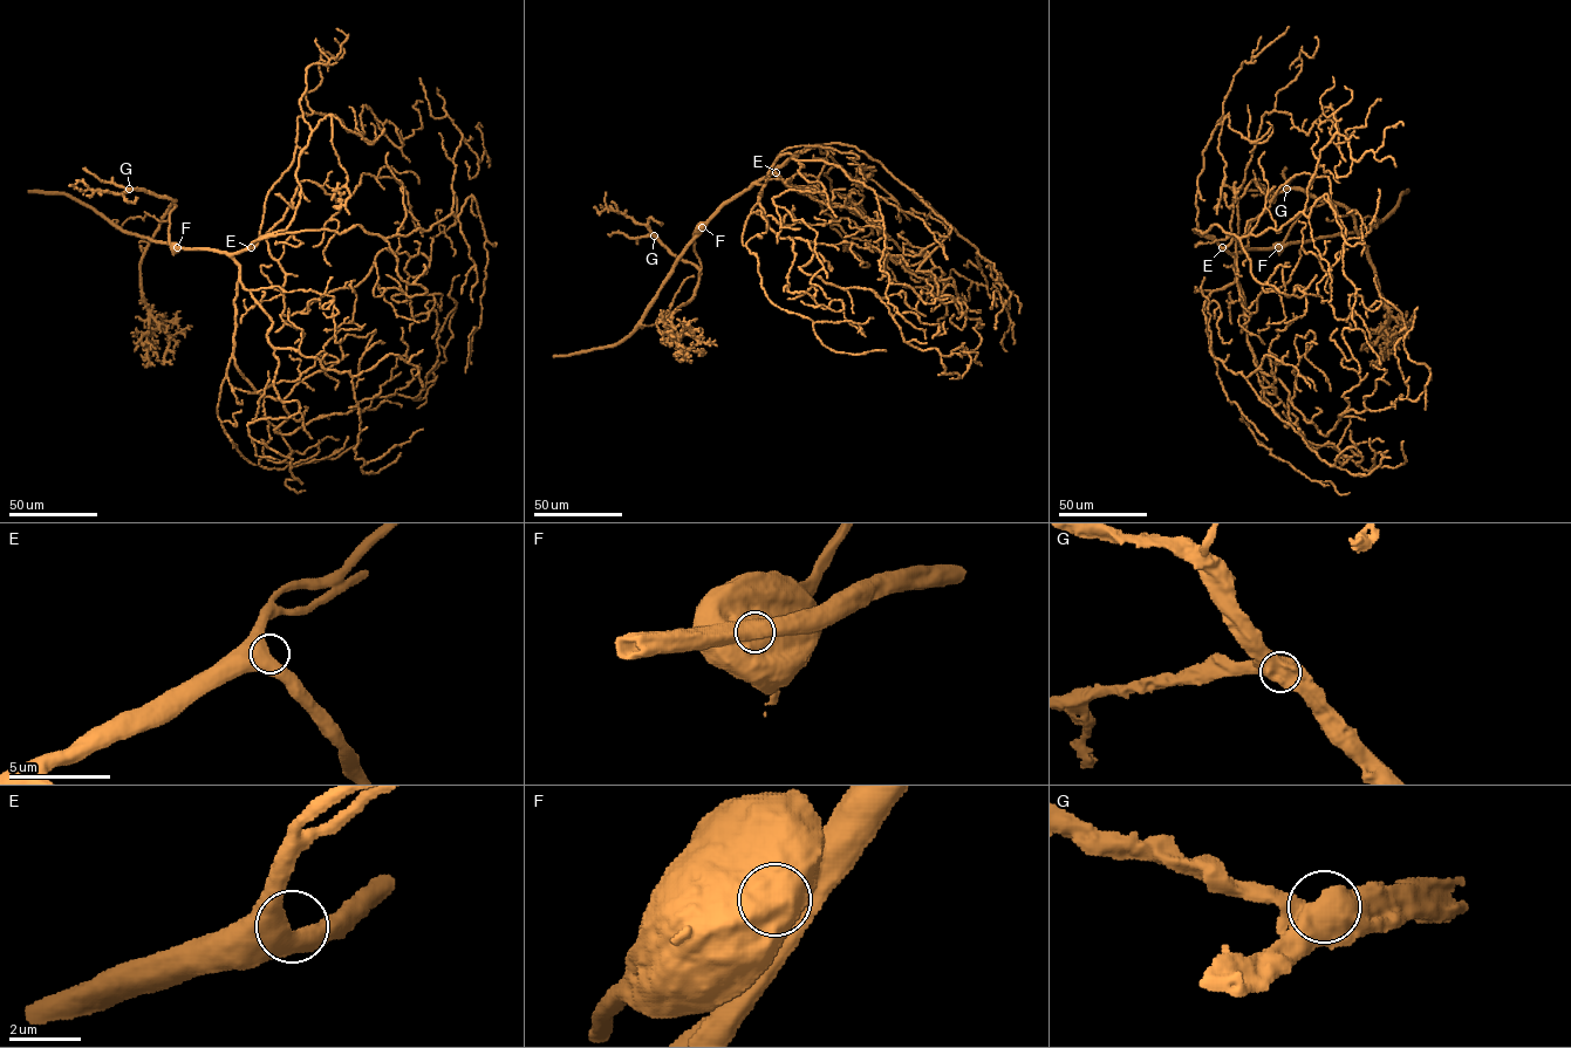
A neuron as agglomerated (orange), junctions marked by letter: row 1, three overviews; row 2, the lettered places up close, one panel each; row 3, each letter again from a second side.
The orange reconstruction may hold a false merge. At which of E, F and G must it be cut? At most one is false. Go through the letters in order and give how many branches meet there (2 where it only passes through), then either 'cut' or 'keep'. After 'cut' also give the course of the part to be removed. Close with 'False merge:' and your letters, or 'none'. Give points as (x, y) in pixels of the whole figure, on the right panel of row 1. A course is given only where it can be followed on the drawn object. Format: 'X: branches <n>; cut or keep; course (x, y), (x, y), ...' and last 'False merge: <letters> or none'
E: branches 1; keep
F: branches 1; cut; course (1278, 247), (1297, 218), (1312, 206), (1334, 201), (1353, 218), (1387, 308), (1386, 346), (1370, 365)
G: branches 1; keep
False merge: F

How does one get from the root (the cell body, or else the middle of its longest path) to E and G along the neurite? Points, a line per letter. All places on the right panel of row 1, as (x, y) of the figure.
E: (1278, 249), (1229, 253), (1222, 247)
G: (1278, 249), (1297, 218), (1325, 201), (1286, 189)

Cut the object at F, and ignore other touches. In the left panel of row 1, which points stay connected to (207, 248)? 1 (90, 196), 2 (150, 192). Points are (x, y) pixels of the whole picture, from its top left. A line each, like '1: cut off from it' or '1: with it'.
1: cut off from it
2: cut off from it

